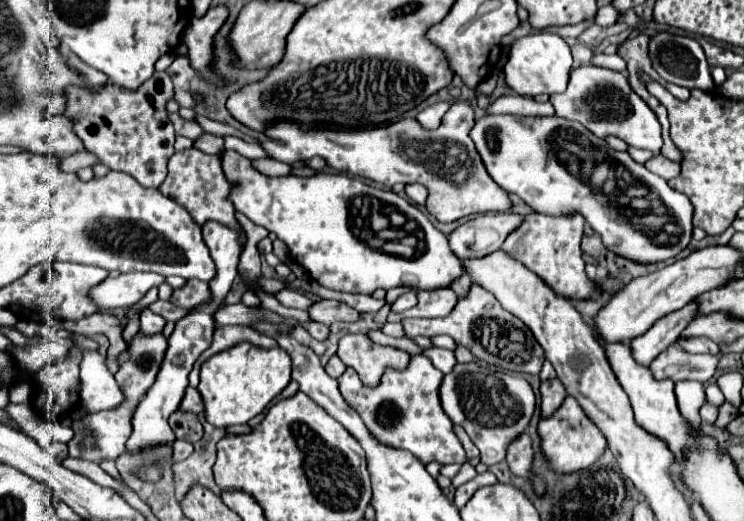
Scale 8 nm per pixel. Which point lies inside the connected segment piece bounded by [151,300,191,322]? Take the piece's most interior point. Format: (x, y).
(169, 311)

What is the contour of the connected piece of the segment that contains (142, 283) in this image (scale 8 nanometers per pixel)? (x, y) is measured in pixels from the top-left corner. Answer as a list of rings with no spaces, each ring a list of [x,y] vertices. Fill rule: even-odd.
[[[151,272],[121,274],[117,278],[107,278],[99,288],[91,290],[91,298],[99,308],[125,308],[137,304],[151,288],[157,288],[165,282],[165,276]]]

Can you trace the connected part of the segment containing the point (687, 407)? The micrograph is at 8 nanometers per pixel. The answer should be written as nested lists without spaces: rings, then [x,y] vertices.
[[[681,380],[675,384],[675,394],[677,394],[677,404],[683,416],[693,424],[693,430],[699,430],[701,418],[699,418],[699,408],[705,404],[705,388],[699,382],[691,380]]]

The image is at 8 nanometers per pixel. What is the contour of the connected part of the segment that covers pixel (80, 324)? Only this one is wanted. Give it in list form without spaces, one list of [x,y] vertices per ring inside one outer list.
[[[97,312],[91,316],[85,316],[77,322],[63,322],[63,326],[67,330],[71,330],[73,334],[85,334],[85,326],[91,326],[91,334],[105,334],[111,342],[109,352],[107,352],[107,366],[109,370],[115,374],[119,370],[115,358],[119,352],[125,350],[125,342],[121,338],[121,330],[123,330],[123,322],[111,314],[111,312]]]

